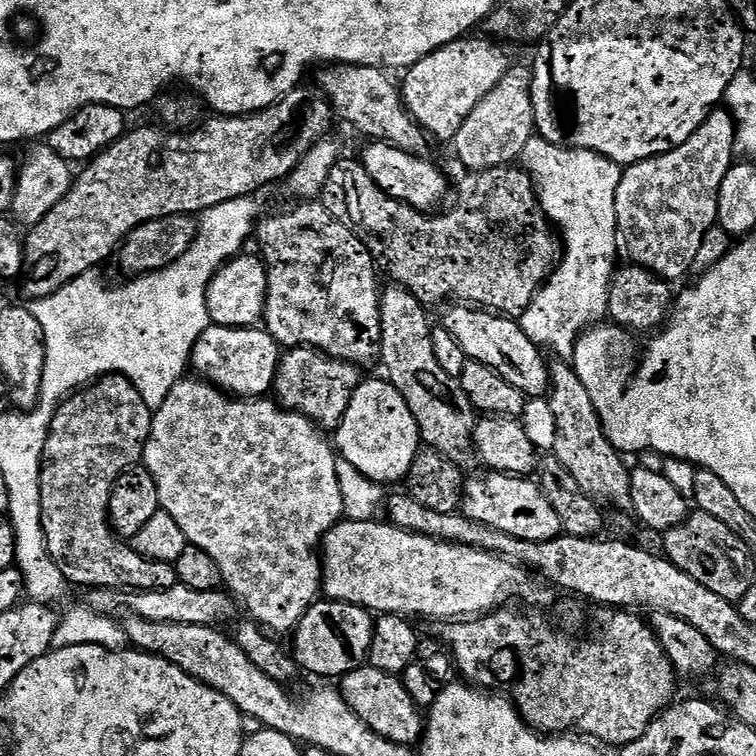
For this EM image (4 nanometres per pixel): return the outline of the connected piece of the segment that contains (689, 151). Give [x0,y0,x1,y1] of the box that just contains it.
[616,110,736,282]

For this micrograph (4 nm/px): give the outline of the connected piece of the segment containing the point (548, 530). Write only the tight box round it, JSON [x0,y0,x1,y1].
[462,472,562,542]

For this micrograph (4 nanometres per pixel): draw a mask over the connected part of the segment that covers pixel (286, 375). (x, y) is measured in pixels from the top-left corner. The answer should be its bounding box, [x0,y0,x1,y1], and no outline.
[274,346,362,430]

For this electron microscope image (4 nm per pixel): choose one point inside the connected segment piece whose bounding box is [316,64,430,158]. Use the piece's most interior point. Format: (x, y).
(363, 97)

